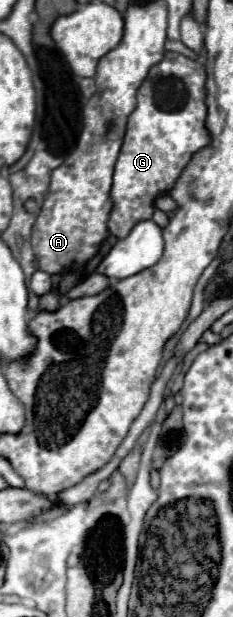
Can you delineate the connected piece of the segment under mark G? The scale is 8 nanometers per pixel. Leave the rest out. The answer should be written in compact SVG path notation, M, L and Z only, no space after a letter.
M167 52L165 58L149 70L149 76L137 92L137 108L129 116L125 142L113 174L113 210L109 216L109 232L125 238L131 228L151 218L155 198L169 192L191 156L211 144L211 134L205 128L205 66L177 52Z

